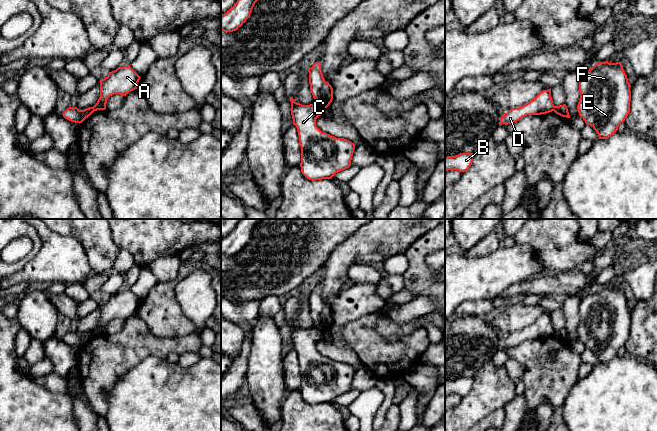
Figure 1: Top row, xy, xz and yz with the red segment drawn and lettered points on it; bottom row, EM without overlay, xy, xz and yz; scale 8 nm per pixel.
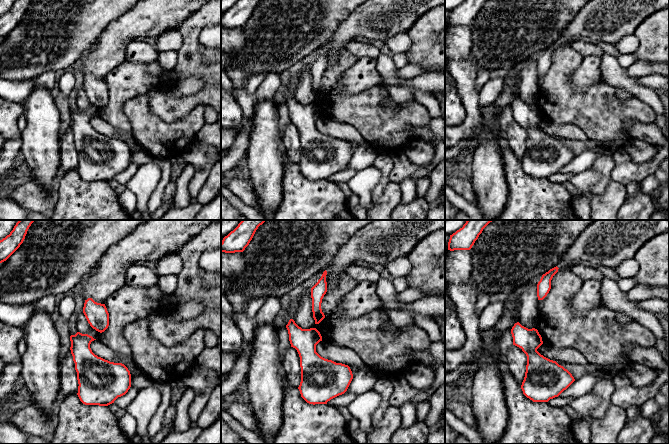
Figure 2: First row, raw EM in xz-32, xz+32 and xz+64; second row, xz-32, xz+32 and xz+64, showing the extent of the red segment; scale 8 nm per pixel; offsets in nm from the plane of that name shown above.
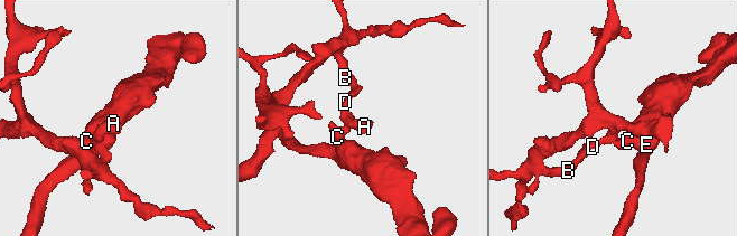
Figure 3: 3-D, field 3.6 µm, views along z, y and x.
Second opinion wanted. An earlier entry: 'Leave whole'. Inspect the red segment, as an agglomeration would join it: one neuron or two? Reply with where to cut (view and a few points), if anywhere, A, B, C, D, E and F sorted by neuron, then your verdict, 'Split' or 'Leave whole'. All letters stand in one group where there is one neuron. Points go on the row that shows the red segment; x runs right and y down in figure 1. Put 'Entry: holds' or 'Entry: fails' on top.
Entry: fails
Split along xz (315, 102), (323, 108). Groups: A B D / C E F. Split

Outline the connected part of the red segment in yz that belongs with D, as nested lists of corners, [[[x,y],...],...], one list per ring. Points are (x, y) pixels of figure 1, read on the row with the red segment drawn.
[[[551,88],[548,90],[543,90],[527,104],[508,110],[508,112],[501,117],[499,125],[512,124],[527,115],[546,114],[554,111],[554,108],[555,106],[551,97]]]

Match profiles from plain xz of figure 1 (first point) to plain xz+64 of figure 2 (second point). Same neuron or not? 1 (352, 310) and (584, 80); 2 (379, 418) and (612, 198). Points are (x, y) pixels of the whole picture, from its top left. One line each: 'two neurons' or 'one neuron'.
1: one neuron
2: two neurons

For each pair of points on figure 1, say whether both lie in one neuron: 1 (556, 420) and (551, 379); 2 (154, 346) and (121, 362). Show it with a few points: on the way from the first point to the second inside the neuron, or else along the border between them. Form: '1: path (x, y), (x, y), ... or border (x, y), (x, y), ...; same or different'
1: border (561, 404), (553, 410); different
2: path (146, 346), (137, 346), (129, 354); same

